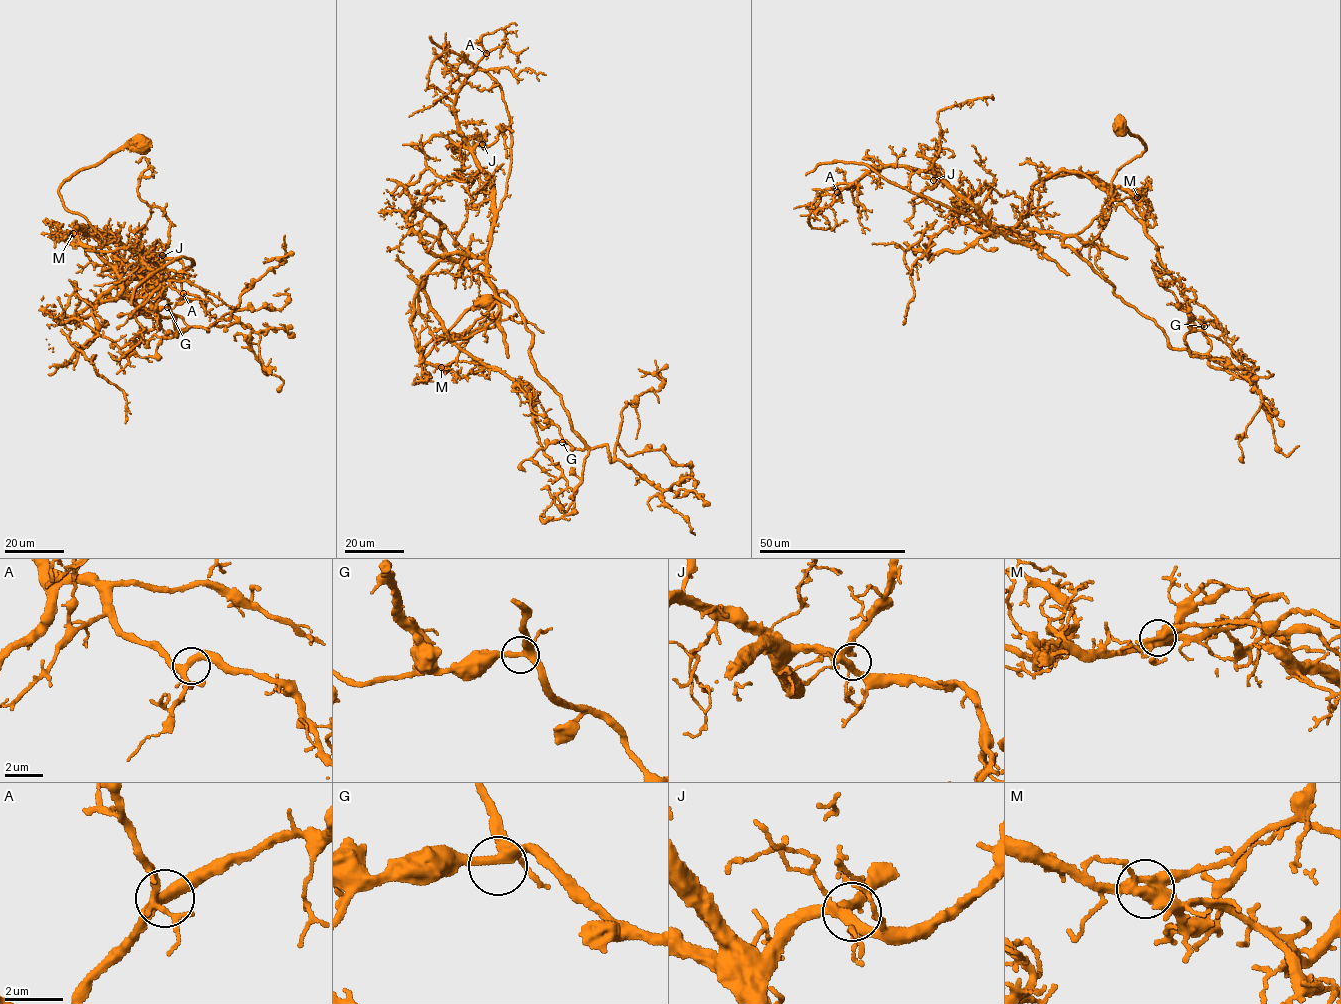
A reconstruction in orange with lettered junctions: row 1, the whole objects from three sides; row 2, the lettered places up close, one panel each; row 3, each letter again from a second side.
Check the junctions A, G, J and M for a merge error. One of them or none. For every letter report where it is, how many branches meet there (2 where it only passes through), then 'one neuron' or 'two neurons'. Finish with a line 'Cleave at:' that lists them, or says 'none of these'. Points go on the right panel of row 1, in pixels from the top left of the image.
A: at (837, 192); 5 branches meet; one neuron
G: at (1204, 326); 4 branches meet; one neuron
J: at (933, 180); 6 branches meet; one neuron
M: at (1137, 197); 5 branches meet; two neurons
Cleave at: M

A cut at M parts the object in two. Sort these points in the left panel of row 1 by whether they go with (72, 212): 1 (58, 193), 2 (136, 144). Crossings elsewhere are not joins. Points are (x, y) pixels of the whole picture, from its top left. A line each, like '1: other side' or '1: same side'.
1: same side
2: same side

